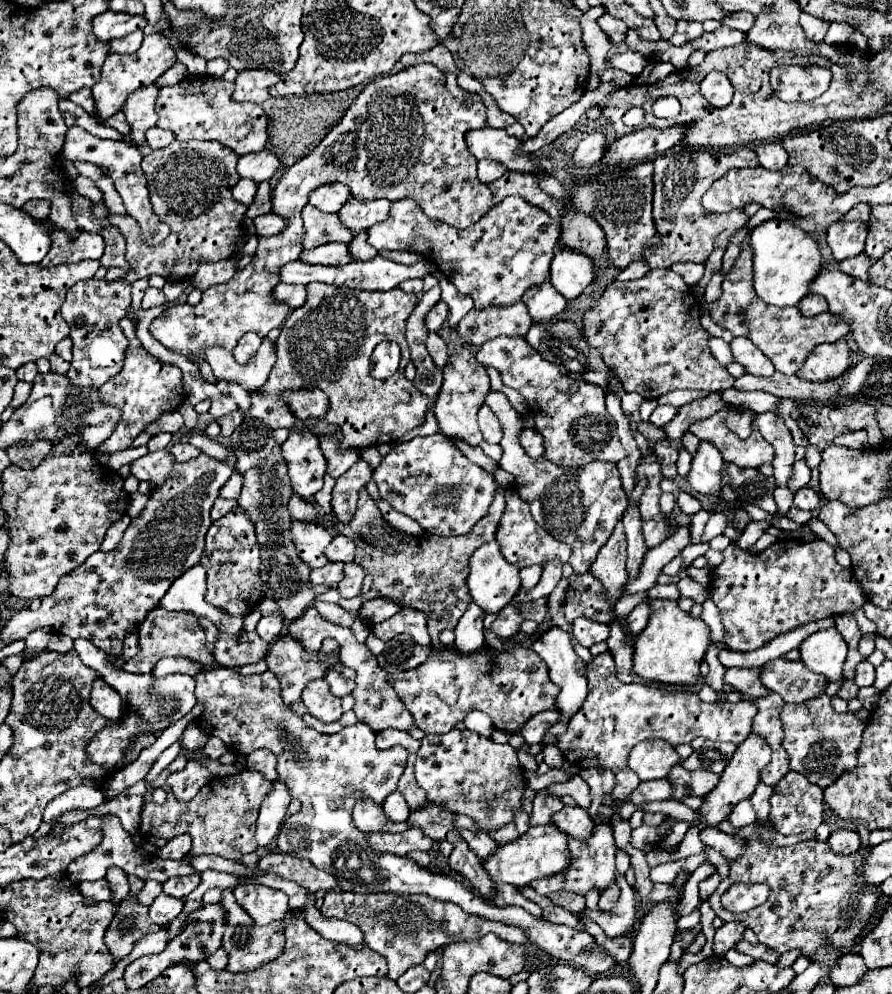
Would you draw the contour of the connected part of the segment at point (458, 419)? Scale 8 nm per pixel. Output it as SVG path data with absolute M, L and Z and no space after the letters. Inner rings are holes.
M461 346L447 362L443 370L443 386L439 390L435 402L435 418L439 422L439 430L451 438L459 438L477 446L483 440L483 434L477 426L477 412L485 404L485 394L489 394L489 376L485 366L475 360L475 350Z

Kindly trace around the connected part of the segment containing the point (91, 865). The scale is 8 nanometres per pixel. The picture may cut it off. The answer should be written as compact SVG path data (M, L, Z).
M107 816L103 820L103 842L99 842L99 846L93 852L81 856L79 860L73 860L67 868L67 876L73 882L95 881L104 878L111 866L121 868L125 874L135 874L143 880L157 880L157 882L165 882L171 876L195 874L193 866L189 866L189 862L185 862L185 860L163 860L157 854L145 854L141 848L137 848L133 844L131 836L123 830L117 816Z

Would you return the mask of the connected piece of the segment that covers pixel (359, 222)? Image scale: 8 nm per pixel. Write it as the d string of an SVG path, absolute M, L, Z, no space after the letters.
M351 198L343 206L343 218L341 220L349 230L361 232L361 230L367 230L369 226L373 226L375 222L383 222L385 218L389 218L389 210L391 210L389 200Z

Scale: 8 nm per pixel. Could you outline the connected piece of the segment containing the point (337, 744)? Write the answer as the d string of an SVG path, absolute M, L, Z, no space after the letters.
M219 666L201 670L195 680L197 702L205 706L203 714L197 718L197 724L207 734L221 738L225 746L245 756L253 750L269 748L277 756L277 770L287 782L291 796L301 802L301 810L287 816L277 834L277 846L281 852L307 858L315 868L333 874L343 892L391 892L399 896L427 894L441 902L453 902L469 914L519 926L541 950L591 974L607 976L619 966L587 932L577 932L563 924L533 918L533 914L521 910L519 906L499 908L491 900L465 888L461 882L445 874L433 874L407 856L373 854L373 850L369 850L365 834L359 832L351 820L351 808L357 800L367 796L375 802L383 802L397 790L397 782L407 764L407 750L403 746L379 750L375 746L375 732L361 722L343 728L333 736L315 732L299 714L283 704L279 682L271 672L243 676L233 668Z

